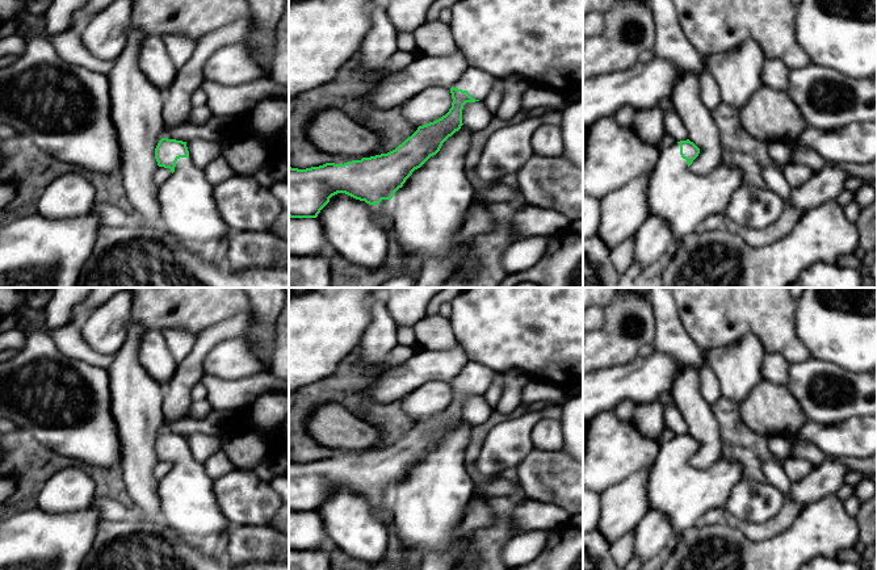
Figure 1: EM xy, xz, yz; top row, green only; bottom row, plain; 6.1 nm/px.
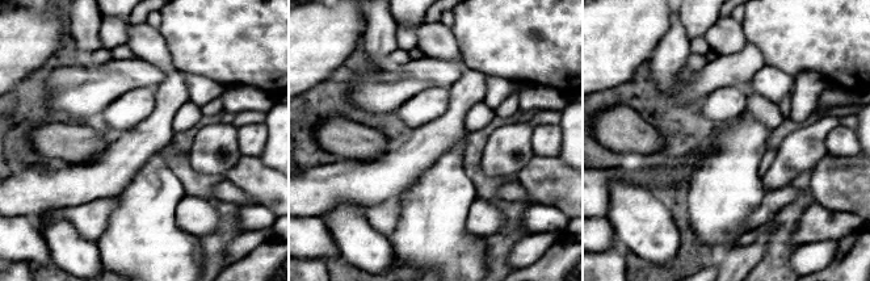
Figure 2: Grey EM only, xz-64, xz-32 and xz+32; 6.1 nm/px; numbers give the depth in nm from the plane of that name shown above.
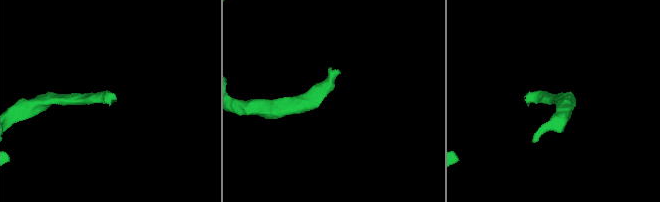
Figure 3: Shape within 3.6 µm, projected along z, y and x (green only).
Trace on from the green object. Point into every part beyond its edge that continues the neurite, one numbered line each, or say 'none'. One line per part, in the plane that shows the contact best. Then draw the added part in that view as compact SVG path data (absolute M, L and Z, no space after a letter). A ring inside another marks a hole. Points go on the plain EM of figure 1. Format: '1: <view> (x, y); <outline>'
1: xz (429, 502); M462 419L442 437L436 449L412 466L391 493L395 533L402 545L416 554L417 561L429 553L445 553L463 541L469 542L467 549L453 563L452 570L458 570L473 554L474 535L458 532L477 487L465 464L473 427Z

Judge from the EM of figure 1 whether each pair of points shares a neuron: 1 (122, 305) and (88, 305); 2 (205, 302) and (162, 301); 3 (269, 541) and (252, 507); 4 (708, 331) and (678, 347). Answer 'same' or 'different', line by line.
1: different
2: same
3: different
4: different

